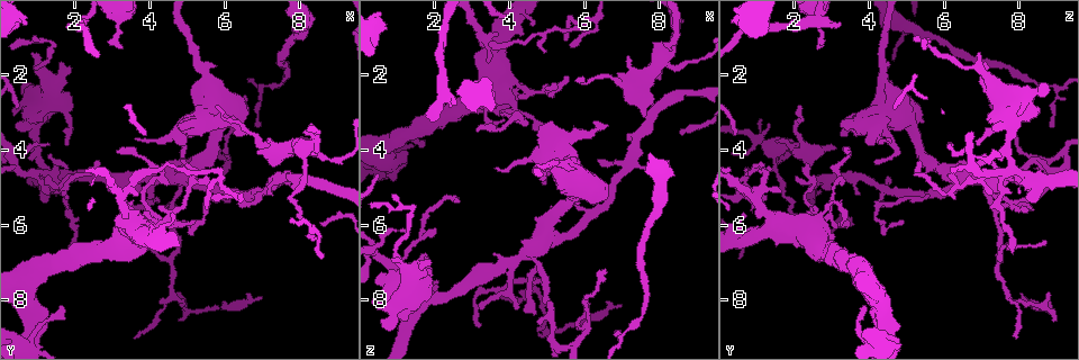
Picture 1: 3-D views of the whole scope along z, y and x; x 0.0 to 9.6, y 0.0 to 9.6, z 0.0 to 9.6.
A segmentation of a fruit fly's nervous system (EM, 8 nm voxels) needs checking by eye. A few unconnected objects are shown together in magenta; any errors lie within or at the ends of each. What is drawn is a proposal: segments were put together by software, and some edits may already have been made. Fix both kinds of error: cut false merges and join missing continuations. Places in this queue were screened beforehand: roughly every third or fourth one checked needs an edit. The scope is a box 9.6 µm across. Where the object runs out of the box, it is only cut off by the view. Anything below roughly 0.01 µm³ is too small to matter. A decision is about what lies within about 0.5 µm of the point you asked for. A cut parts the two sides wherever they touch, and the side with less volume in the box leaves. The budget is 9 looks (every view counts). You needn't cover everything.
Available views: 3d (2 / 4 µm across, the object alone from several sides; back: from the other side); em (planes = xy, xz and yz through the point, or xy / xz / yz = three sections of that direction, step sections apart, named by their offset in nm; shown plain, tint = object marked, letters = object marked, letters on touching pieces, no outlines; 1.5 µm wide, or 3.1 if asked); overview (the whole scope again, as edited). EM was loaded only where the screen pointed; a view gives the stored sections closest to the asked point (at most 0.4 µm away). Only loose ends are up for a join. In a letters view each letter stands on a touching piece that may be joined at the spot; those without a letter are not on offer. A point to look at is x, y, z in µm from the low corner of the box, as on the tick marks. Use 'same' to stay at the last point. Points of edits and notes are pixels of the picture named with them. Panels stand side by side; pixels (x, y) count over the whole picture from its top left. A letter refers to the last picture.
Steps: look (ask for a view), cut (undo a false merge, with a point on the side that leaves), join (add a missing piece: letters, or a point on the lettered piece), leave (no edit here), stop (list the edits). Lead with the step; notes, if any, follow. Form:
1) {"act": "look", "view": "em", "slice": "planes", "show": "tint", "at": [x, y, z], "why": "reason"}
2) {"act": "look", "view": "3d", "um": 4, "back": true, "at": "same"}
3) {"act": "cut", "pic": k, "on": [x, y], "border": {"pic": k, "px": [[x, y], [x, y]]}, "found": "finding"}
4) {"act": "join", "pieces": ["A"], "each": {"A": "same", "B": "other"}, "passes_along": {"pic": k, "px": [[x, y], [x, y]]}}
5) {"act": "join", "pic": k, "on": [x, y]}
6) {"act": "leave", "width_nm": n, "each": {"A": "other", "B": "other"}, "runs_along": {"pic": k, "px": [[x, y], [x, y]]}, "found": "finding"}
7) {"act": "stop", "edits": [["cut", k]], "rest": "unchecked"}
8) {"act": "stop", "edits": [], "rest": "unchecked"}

{"act": "look", "view": "3d", "um": 4, "at": [1.90, 0.70, 3.25], "why": "free end"}

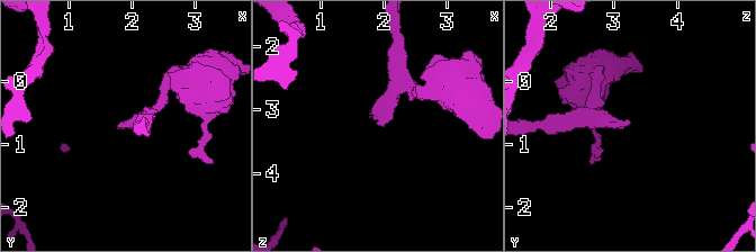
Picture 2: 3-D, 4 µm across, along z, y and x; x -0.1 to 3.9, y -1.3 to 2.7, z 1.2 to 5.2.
{"act": "look", "view": "em", "slice": "planes", "show": "tint", "at": [1.90, 0.65, 3.25]}

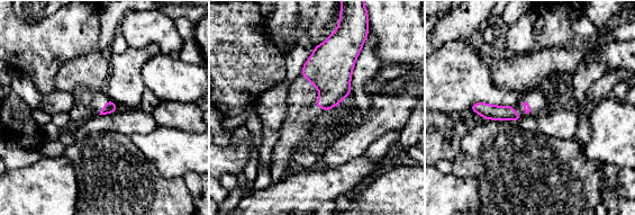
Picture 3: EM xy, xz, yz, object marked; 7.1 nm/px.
{"act": "look", "view": "em", "slice": "planes", "show": "letters", "at": "same", "why": "see the neighbours"}

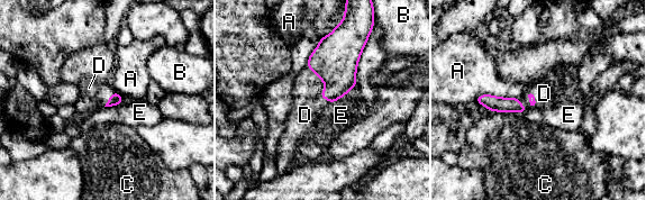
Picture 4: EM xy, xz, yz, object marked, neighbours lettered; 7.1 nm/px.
{"act": "join", "pieces": ["D"], "longest_contact_nm": ["A", 320], "each": {"A": "other", "B": "other", "C": "other", "D": "same", "E": "other"}, "found": "the neuron continues"}

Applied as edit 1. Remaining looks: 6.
{"act": "look", "view": "3d", "um": 4, "back": true, "at": [2.85, 4.75, 7.65], "why": "thick turns thin"}

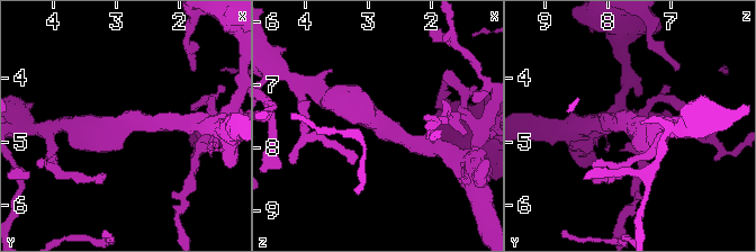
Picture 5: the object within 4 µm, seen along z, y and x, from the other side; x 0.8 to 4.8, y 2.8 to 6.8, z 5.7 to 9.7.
{"act": "look", "view": "em", "slice": "planes", "show": "letters", "at": [2.85, 4.75, 7.65], "arm_widths_nm": [240, 460], "why": "need the tissue"}

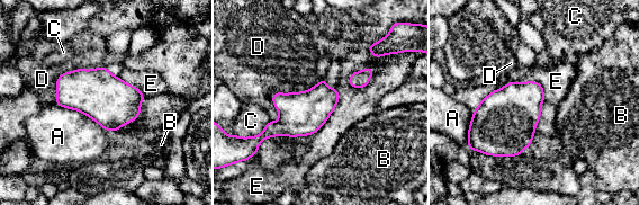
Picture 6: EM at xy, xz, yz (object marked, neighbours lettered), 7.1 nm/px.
{"act": "leave", "each": {"A": "other", "B": "other", "C": "other", "D": "other", "E": "other"}, "border": {"pic": 6, "px": [[338, 88], [329, 118], [291, 137]]}, "found": "continuous, no second neuron"}

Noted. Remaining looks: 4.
{"act": "look", "view": "em", "slice": "planes", "show": "letters", "at": [5.70, 5.15, 1.30], "why": "tapers out"}

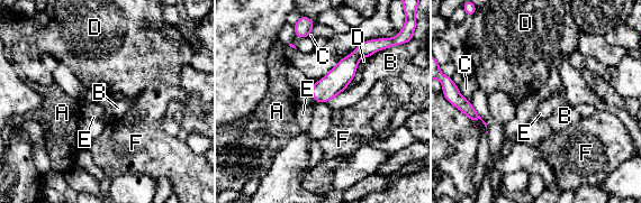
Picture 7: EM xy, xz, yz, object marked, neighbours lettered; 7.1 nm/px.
{"act": "leave", "each": {"A": "other", "B": "other", "C": "other", "D": "other", "E": "other", "F": "other"}, "found": "none of them fits"}

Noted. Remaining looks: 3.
{"act": "look", "view": "overview"}

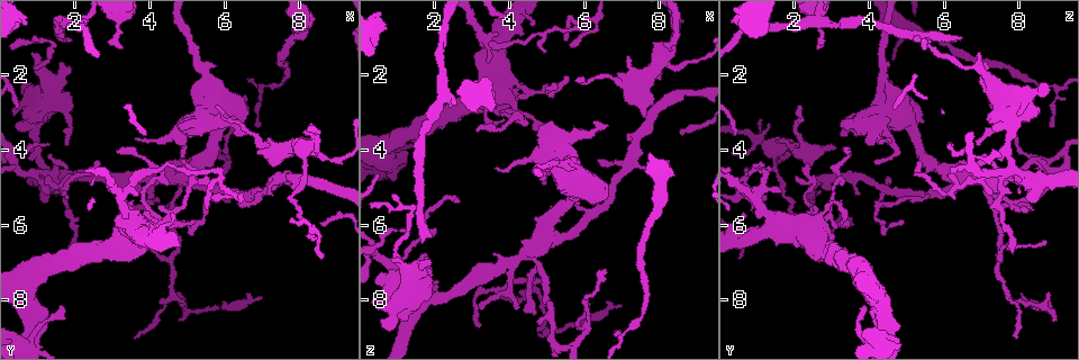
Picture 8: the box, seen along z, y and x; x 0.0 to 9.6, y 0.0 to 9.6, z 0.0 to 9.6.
{"act": "look", "view": "em", "slice": "planes", "show": "letters", "at": [7.05, 2.30, 8.90], "why": "abrupt turn"}

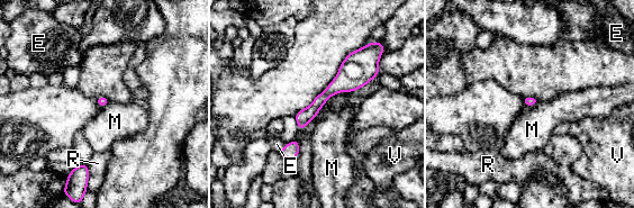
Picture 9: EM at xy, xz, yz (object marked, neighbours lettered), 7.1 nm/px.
{"act": "leave", "width_nm": 60, "each": {"E": "other", "M": "other", "R": "other", "V": "other"}, "found": "one neuron here"}

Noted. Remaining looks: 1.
{"act": "stop", "edits": [["join", 4]], "rest": "unchecked"}

